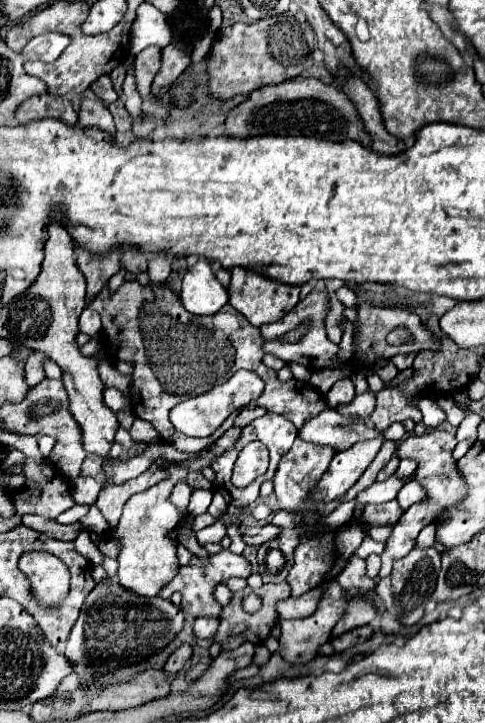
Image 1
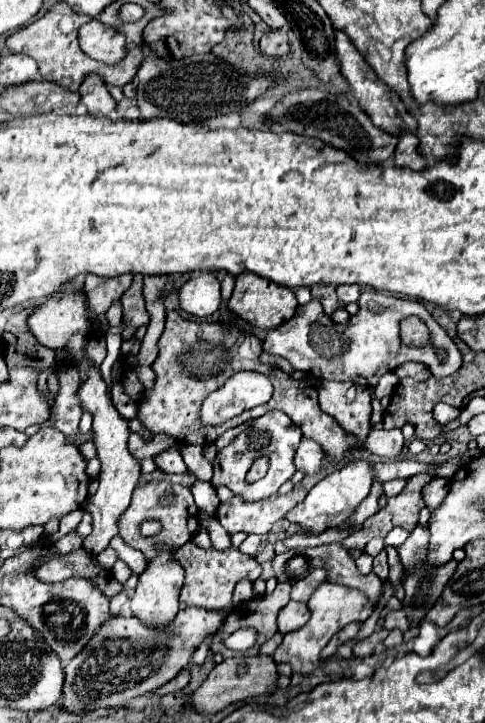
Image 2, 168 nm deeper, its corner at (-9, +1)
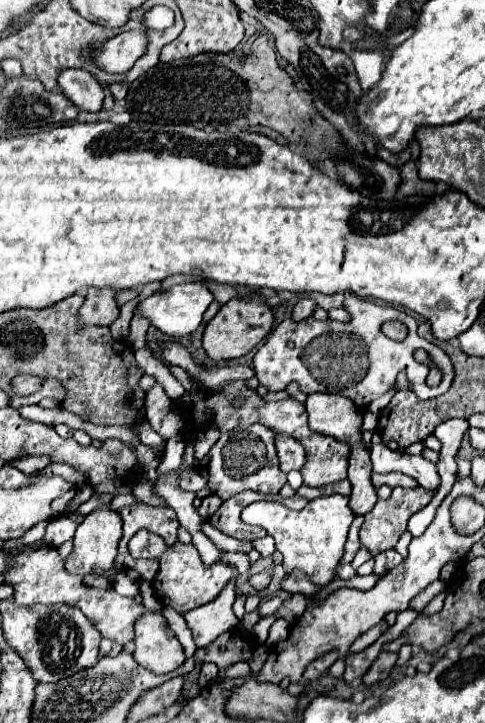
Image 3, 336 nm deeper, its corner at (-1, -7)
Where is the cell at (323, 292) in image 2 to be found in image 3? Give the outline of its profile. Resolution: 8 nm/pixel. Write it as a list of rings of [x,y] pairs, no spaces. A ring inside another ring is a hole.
[[[306,297],[306,299],[300,299],[300,301],[294,305],[294,309],[292,309],[292,319],[296,319],[296,321],[302,321],[304,317],[310,317],[310,315],[314,315],[314,309],[316,309],[316,305],[314,305],[314,299],[310,299],[310,297]]]

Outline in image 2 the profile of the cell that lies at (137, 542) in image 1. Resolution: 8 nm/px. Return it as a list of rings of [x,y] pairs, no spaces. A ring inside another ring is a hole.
[[[170,553],[158,555],[154,561],[148,563],[148,569],[140,575],[136,595],[130,599],[132,615],[138,617],[150,629],[166,631],[178,613],[178,595],[180,595],[182,581],[184,581],[184,573],[182,567],[174,561],[174,557]]]

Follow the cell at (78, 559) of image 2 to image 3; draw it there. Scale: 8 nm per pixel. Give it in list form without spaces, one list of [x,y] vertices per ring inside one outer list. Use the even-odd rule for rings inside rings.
[[[44,541],[34,543],[32,549],[28,547],[22,551],[16,559],[10,571],[6,573],[6,583],[14,585],[14,601],[22,607],[30,607],[34,603],[68,603],[82,609],[82,613],[96,625],[96,629],[102,633],[102,637],[108,637],[116,641],[118,645],[126,647],[134,639],[134,621],[144,613],[144,605],[136,603],[130,597],[122,597],[114,591],[108,579],[98,577],[98,587],[86,585],[82,575],[66,573],[64,559],[58,555],[58,551]]]

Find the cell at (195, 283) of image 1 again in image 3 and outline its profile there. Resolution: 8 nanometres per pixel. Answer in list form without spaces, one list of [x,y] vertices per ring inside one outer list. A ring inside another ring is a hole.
[[[184,283],[184,285],[174,285],[166,291],[158,291],[158,293],[146,297],[144,301],[140,301],[136,311],[140,311],[144,317],[148,317],[152,321],[152,325],[156,325],[162,333],[166,333],[170,337],[184,337],[184,335],[194,333],[200,327],[202,317],[212,301],[214,301],[214,297],[204,285]]]

